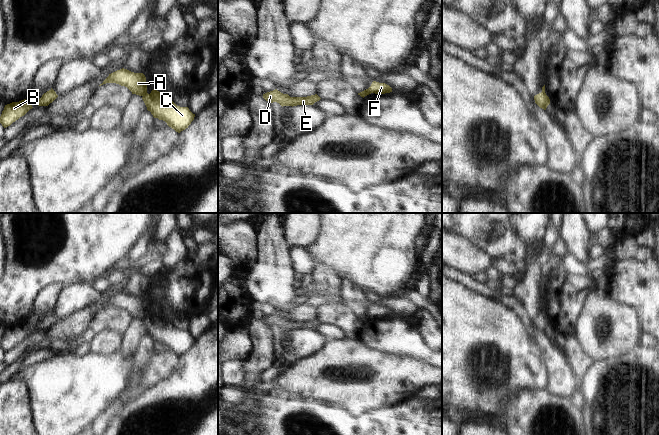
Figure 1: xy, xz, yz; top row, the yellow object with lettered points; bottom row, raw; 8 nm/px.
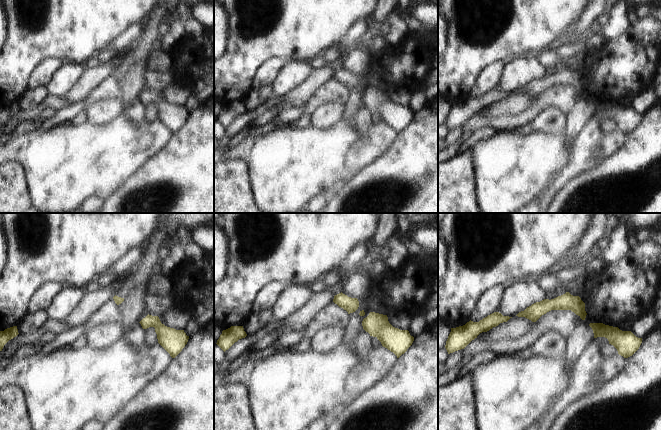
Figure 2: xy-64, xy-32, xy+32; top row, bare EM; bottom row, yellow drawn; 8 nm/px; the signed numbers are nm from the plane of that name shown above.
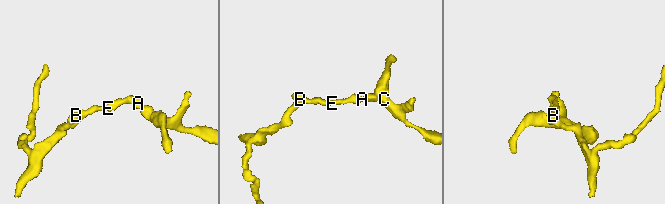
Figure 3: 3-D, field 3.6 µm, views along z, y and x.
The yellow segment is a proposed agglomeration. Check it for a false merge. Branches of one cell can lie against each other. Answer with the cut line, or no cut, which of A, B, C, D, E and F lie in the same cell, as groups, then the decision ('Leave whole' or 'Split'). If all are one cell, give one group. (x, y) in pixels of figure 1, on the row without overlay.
Split along xz (367, 313), (370, 317). Groups: A B D E / C F. Split

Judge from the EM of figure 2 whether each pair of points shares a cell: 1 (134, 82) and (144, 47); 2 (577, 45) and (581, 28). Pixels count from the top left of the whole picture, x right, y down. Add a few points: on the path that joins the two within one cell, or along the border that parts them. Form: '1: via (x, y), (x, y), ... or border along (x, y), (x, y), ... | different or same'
1: via (136, 73), (140, 67), (141, 56) | same
2: border along (583, 34), (573, 37) | different

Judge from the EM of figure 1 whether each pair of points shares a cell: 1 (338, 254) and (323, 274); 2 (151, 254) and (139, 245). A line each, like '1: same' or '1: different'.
1: different
2: different

